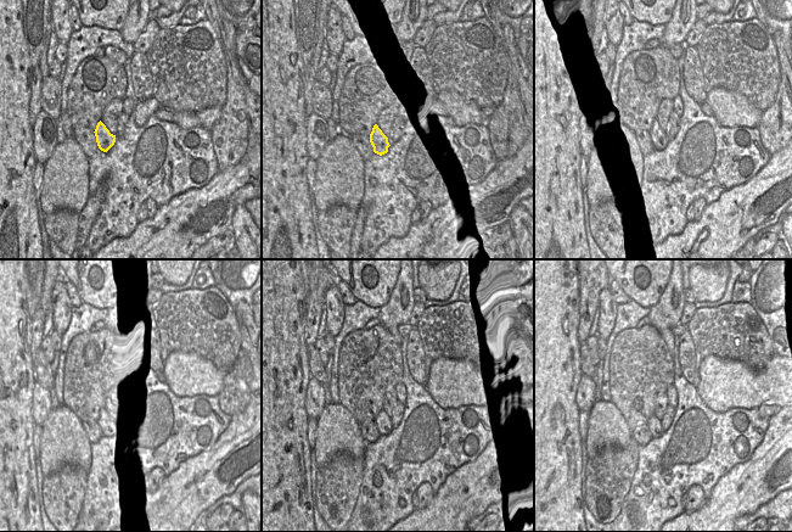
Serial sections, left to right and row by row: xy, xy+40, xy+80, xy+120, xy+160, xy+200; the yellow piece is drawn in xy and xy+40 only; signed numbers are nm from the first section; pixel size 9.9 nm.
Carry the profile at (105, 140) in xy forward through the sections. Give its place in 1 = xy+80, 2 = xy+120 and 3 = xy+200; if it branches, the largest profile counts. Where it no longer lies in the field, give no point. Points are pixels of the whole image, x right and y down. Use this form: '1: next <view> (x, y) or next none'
1: next xy+80 (650, 143)
2: next xy+120 (106, 420)
3: next xy+200 (653, 424)

